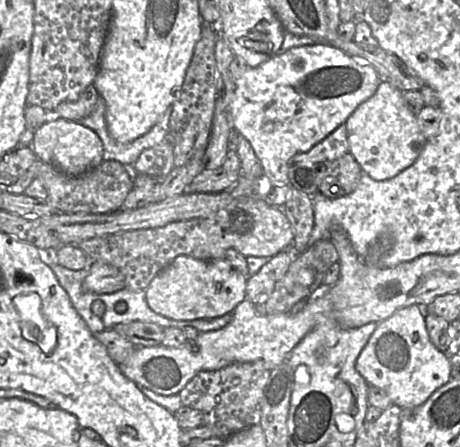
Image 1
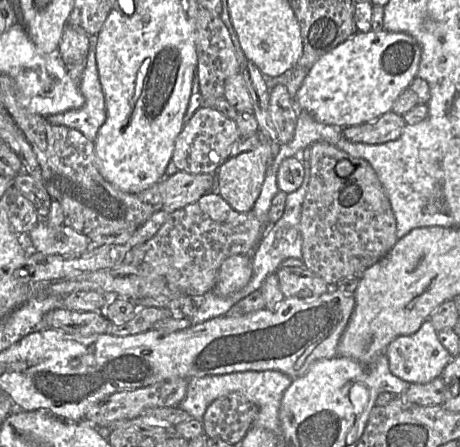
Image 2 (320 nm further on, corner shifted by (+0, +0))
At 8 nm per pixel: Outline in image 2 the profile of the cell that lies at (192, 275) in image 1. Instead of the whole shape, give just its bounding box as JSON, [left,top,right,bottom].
[213,254,252,296]

